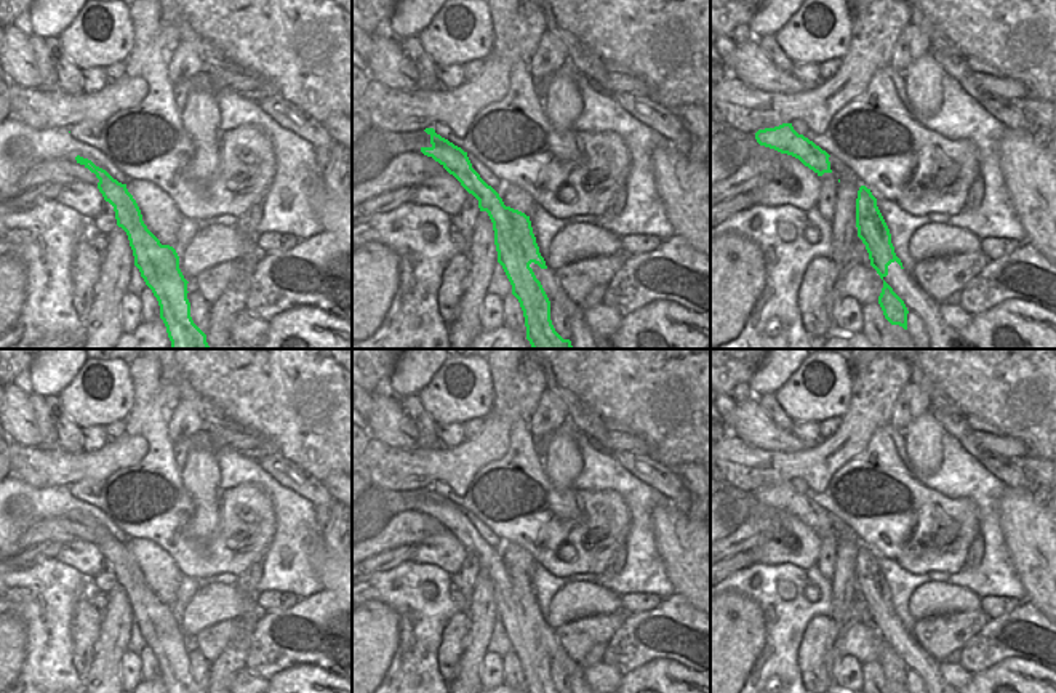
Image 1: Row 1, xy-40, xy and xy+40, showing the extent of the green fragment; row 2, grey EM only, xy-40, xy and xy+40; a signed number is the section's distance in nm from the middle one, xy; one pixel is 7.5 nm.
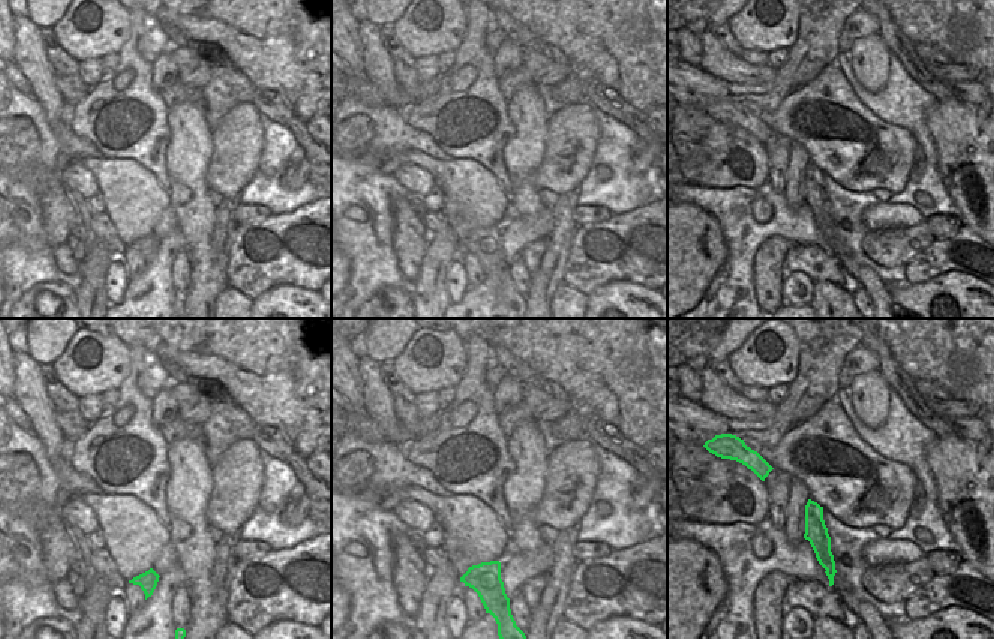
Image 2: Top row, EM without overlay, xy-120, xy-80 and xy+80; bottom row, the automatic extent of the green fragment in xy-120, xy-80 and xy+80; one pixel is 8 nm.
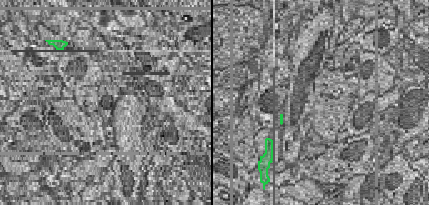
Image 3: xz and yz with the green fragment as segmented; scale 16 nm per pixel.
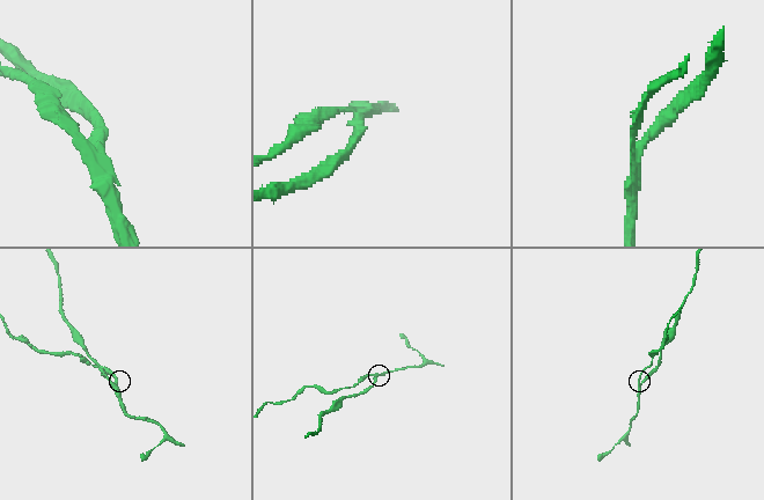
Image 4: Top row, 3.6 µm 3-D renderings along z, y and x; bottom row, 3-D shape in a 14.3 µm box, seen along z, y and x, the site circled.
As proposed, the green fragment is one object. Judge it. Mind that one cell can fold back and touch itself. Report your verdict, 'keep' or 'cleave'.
cleave

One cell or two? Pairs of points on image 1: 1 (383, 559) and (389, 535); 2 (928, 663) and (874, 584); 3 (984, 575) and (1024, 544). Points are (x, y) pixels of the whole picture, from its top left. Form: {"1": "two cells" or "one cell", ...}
{"1": "two cells", "2": "one cell", "3": "two cells"}

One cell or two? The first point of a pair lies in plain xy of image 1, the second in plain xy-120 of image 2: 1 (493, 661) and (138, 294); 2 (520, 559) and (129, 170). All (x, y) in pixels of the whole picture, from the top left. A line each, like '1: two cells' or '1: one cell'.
1: two cells
2: one cell

